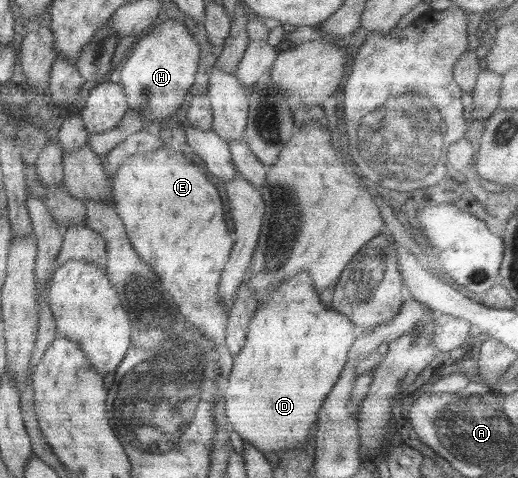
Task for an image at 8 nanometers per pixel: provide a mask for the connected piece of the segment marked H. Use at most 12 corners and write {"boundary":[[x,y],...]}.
{"boundary":[[165,19],[119,72],[129,110],[158,131],[189,94],[199,45]]}

